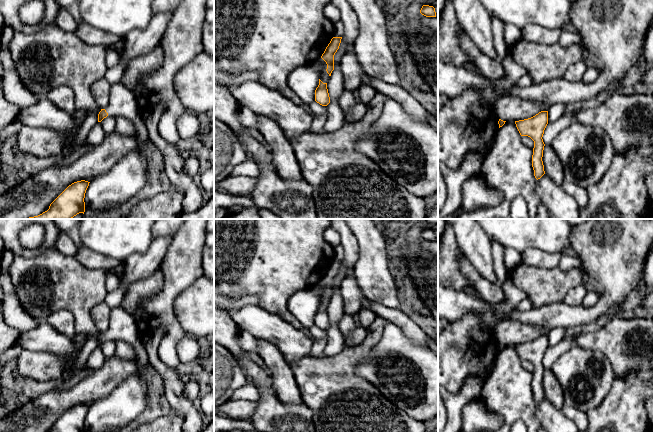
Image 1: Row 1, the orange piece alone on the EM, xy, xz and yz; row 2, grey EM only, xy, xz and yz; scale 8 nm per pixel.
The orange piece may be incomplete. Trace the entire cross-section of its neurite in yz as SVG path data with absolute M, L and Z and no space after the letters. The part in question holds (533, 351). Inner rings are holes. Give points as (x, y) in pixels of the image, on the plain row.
M541 335L531 342L515 345L515 348L521 360L528 360L534 365L532 391L538 404L545 398L542 385L545 368L542 361L548 348L548 335Z

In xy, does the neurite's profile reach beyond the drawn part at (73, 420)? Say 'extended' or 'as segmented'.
as segmented

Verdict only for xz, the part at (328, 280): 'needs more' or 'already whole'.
already whole

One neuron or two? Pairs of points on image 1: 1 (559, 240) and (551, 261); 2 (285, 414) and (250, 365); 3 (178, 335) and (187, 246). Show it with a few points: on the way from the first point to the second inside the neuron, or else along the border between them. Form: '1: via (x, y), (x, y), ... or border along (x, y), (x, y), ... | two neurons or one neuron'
1: border along (531, 248), (557, 252), (560, 255) | two neurons
2: via (273, 402), (267, 396), (265, 384), (259, 377) | one neuron
3: via (168, 313), (168, 293), (181, 268) | one neuron

